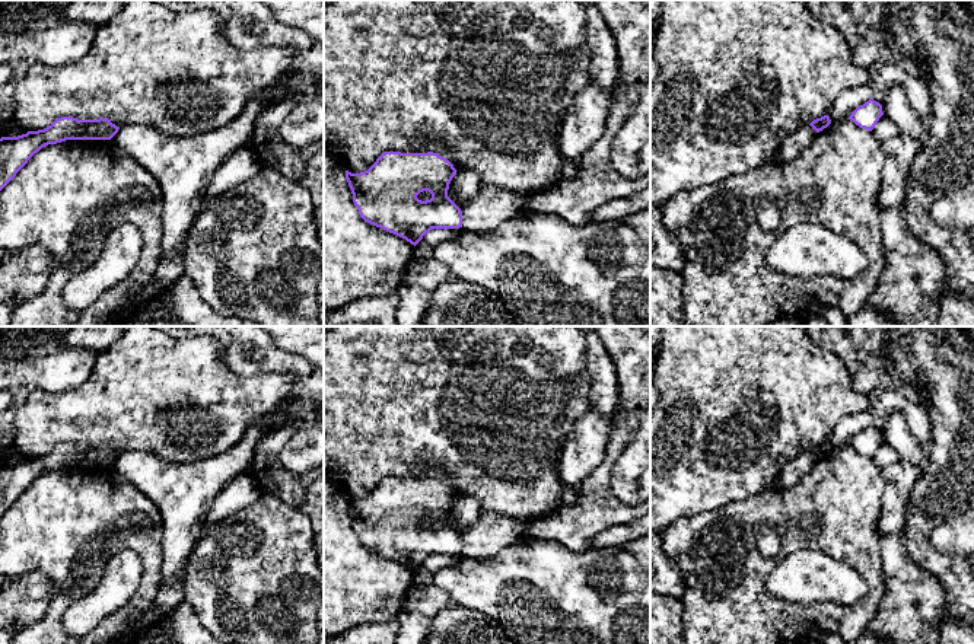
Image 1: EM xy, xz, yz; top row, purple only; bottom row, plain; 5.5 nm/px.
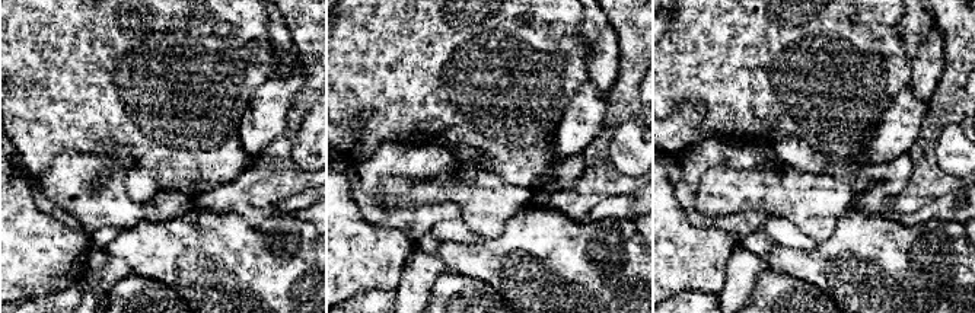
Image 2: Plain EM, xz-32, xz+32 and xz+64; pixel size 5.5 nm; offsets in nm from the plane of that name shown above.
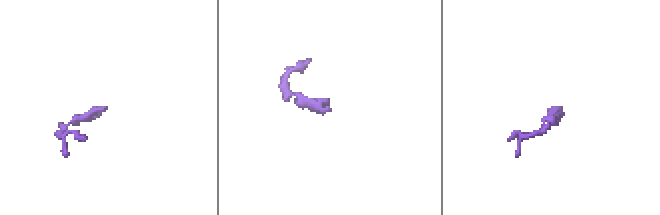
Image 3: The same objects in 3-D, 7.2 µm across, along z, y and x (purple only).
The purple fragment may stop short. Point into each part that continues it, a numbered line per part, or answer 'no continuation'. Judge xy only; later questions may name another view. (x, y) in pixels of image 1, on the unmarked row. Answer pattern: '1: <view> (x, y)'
no continuation

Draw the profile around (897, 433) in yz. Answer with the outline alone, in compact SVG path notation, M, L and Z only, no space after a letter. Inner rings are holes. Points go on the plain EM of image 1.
M894 411L885 417L882 439L903 462L910 462L919 468L926 465L929 450L919 443L903 411Z

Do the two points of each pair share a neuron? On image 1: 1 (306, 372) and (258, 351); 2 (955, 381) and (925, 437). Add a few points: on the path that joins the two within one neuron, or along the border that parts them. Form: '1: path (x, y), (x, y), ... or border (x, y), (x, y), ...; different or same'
1: path (295, 364), (270, 359); same
2: border (925, 408), (930, 426), (930, 445), (928, 449); different

